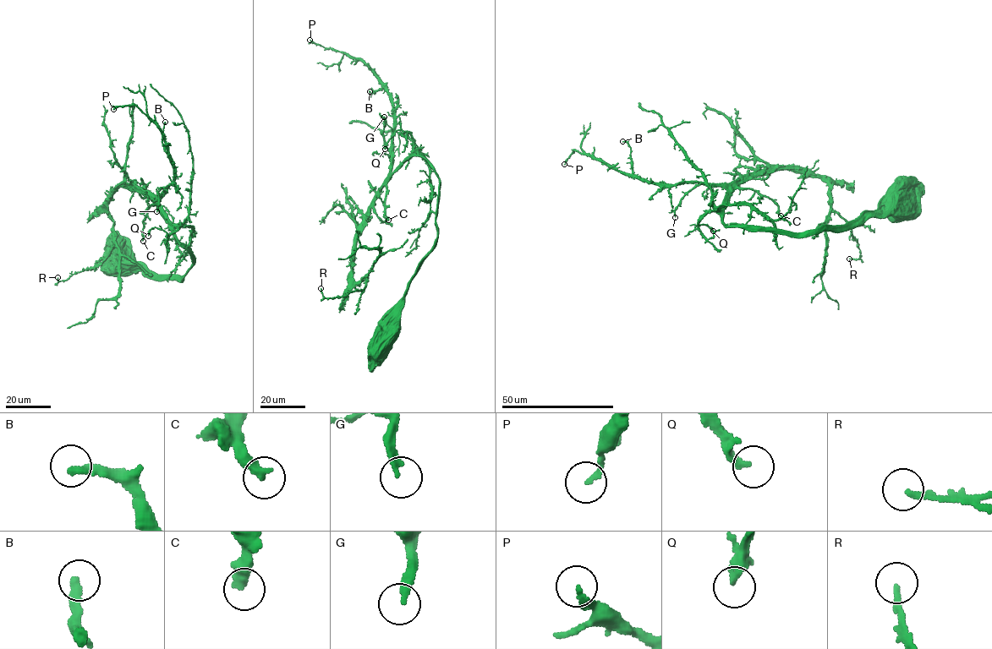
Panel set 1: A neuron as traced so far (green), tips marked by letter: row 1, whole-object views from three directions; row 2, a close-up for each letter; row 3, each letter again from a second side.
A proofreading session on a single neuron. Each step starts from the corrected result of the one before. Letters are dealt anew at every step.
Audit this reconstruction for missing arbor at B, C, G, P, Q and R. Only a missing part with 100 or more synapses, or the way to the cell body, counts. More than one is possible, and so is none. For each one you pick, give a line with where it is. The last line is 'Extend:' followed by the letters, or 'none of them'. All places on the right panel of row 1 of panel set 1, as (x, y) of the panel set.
Extend: none of them

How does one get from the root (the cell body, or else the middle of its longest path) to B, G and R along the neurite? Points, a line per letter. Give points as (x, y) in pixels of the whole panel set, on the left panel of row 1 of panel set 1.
B: (123, 257), (124, 264), (179, 280), (194, 262), (174, 237), (160, 203), (177, 171), (162, 144), (165, 122)
G: (123, 257), (124, 264), (179, 280), (193, 264), (193, 255), (174, 237), (160, 203), (161, 188), (156, 211)
R: (123, 257), (124, 264), (179, 280), (194, 262), (158, 204), (120, 187), (107, 206), (109, 254), (57, 277)

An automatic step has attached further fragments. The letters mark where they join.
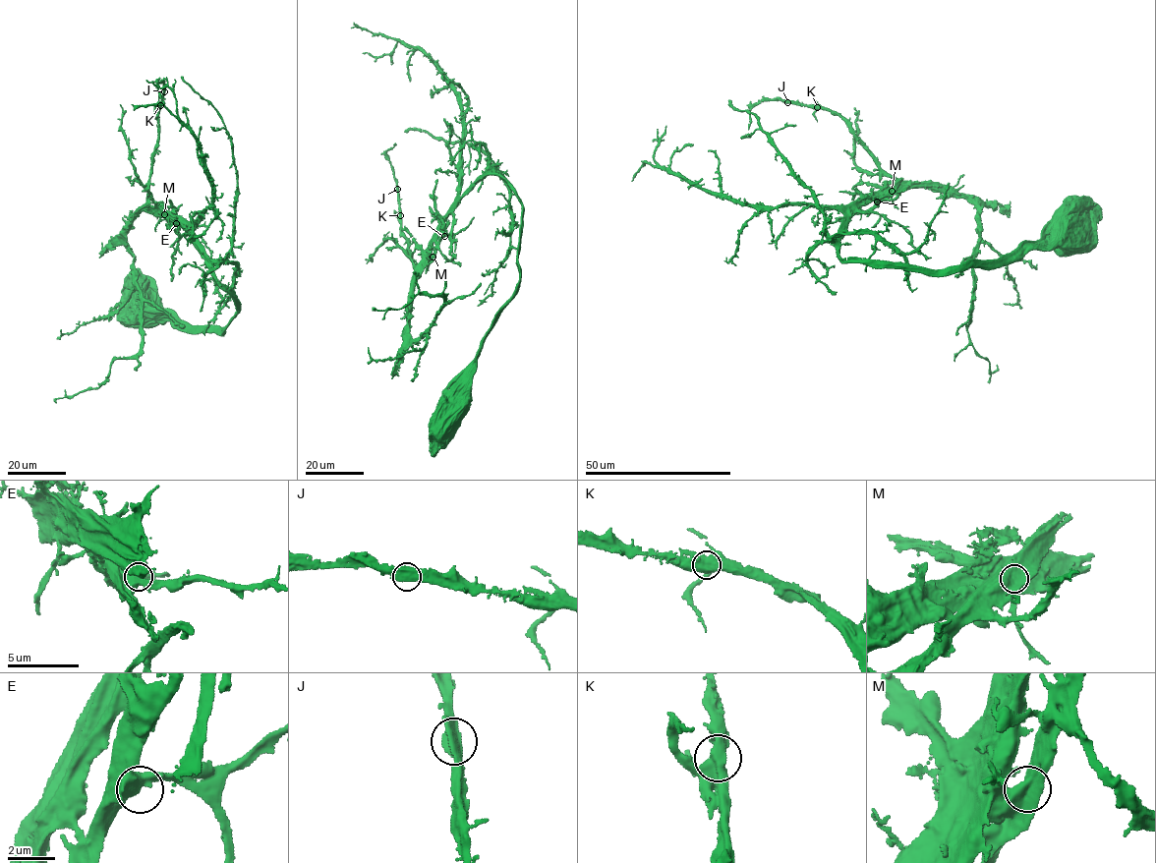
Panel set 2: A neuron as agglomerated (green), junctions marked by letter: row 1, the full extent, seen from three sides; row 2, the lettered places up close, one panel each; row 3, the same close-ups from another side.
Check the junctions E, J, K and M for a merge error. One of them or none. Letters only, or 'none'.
M

